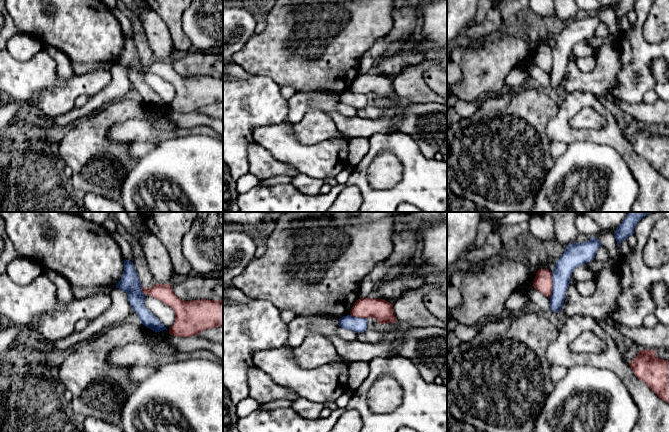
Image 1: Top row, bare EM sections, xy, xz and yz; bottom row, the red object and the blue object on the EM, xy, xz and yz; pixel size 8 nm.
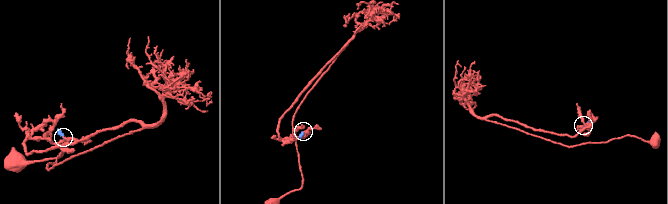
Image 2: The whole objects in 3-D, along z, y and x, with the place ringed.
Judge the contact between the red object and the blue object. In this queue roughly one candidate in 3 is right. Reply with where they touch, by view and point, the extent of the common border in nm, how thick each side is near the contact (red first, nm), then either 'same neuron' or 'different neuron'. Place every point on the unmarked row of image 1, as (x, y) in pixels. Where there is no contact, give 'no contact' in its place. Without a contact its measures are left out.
yz (552, 61) | 200 nm | 150/160 nm | different neuron

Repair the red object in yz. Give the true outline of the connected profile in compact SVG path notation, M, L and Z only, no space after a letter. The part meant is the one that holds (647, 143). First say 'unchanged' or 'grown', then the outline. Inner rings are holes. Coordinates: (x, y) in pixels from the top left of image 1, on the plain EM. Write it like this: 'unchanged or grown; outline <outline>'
unchanged; outline M640 126L629 138L635 152L645 158L648 163L663 177L669 179L669 136L656 132L656 127Z

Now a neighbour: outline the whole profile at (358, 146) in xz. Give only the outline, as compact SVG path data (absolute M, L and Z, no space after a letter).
M354 137L348 141L347 164L353 169L369 151L369 138Z

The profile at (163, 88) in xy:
M150 71L146 72L144 81L168 106L172 103L175 98L175 88L171 83Z

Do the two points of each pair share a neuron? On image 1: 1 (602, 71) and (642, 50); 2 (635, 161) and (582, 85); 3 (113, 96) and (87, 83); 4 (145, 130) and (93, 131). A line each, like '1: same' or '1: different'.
1: different
2: different
3: different
4: different

